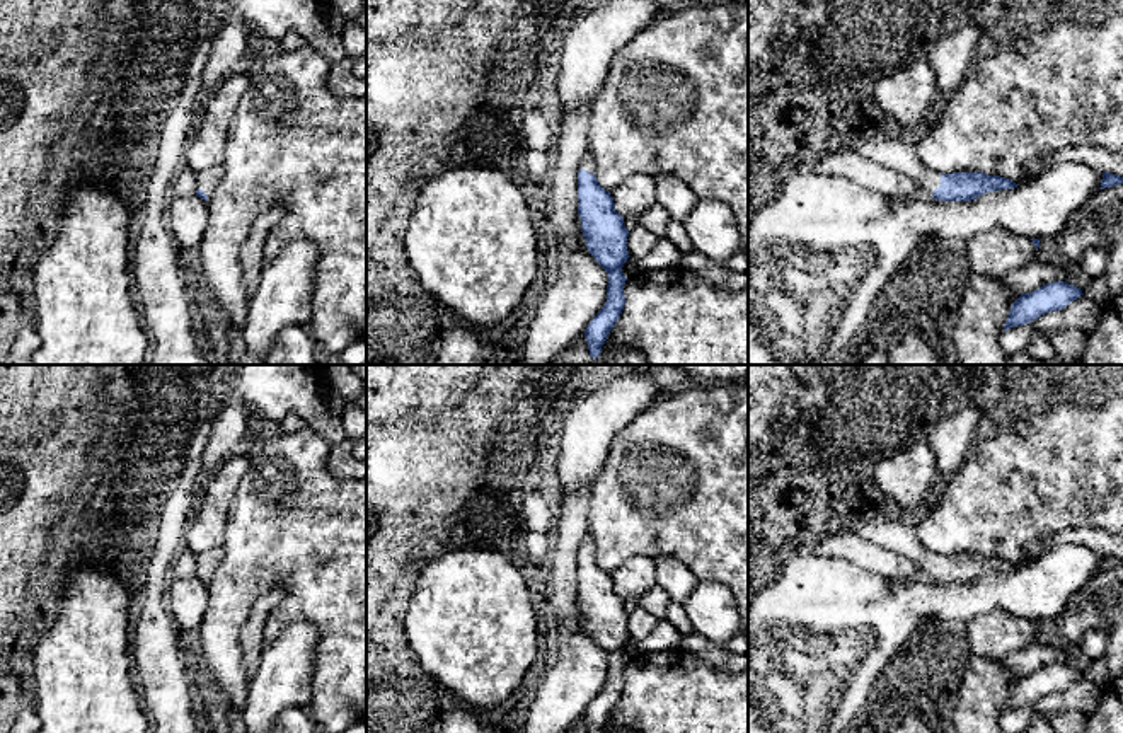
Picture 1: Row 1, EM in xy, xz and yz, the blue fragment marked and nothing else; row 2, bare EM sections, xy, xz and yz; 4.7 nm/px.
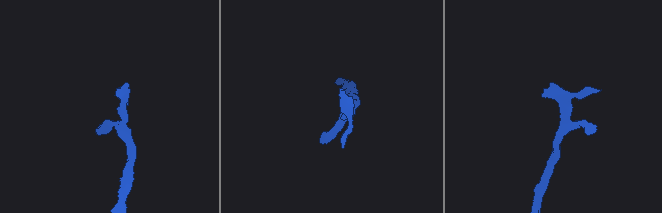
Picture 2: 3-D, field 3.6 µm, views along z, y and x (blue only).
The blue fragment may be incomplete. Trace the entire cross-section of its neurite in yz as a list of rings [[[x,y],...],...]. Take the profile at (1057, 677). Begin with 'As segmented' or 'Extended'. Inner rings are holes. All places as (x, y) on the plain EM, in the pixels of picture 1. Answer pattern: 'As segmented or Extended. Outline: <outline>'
As segmented. Outline: [[[1067,663],[1046,665],[1031,675],[1022,675],[1011,687],[1004,714],[1011,709],[1029,706],[1043,695],[1062,692],[1080,677],[1084,677],[1082,672]]]

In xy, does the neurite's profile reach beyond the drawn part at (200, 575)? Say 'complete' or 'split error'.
split error

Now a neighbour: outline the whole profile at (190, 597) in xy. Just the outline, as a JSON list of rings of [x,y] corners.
[[[199,578],[174,580],[170,592],[170,612],[179,629],[198,629],[208,607],[208,585]]]

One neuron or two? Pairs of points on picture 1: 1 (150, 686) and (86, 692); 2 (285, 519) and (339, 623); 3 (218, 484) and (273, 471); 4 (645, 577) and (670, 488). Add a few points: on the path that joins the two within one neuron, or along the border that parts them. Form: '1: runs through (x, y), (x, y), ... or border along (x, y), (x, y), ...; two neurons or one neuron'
1: border along (126, 648), (132, 658), (132, 686), (147, 715); two neurons
2: runs through (310, 544), (339, 573), (339, 597); one neuron
3: border along (239, 484), (225, 522); two neurons
4: border along (653, 558), (633, 556), (612, 573); two neurons

